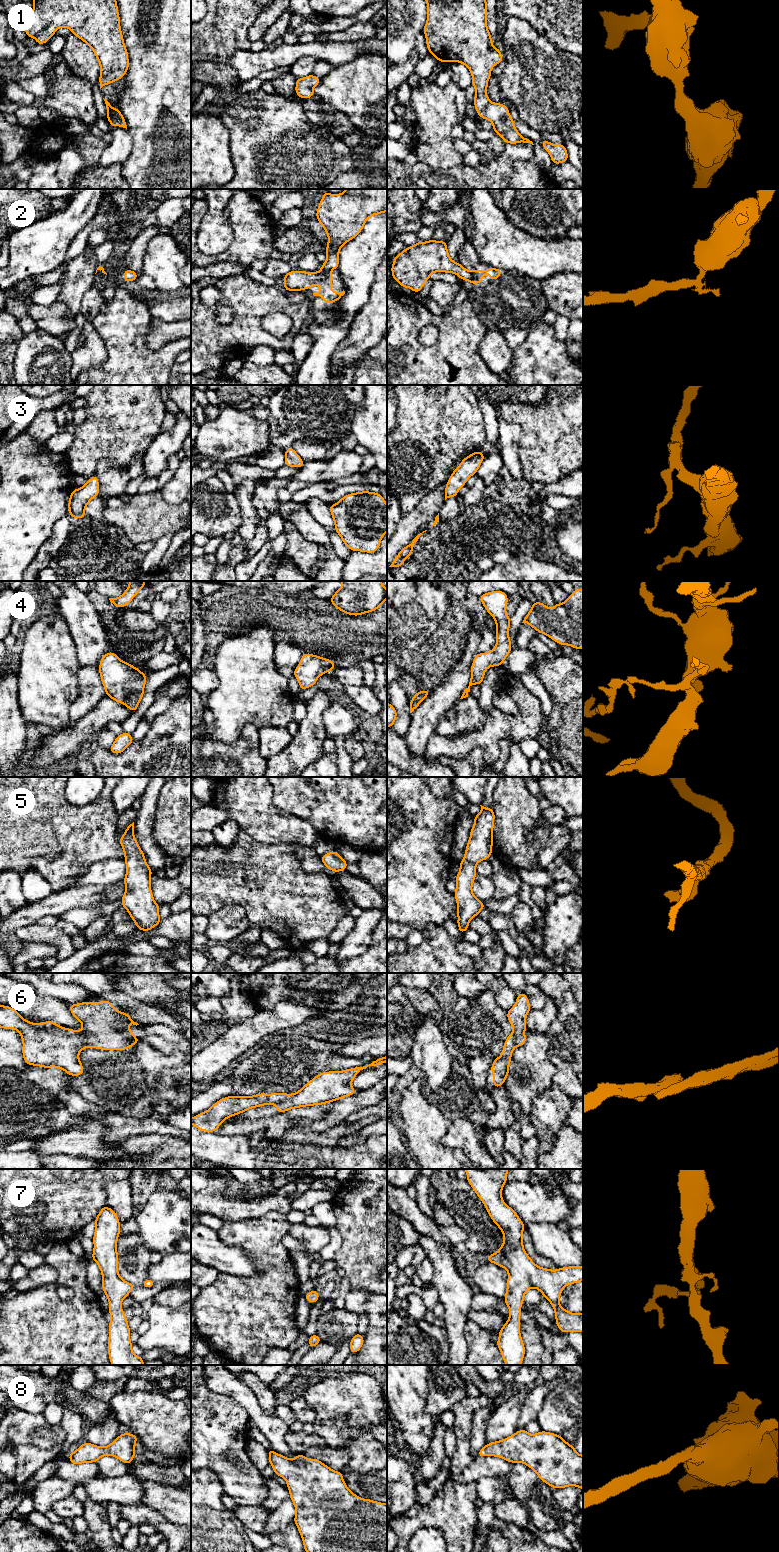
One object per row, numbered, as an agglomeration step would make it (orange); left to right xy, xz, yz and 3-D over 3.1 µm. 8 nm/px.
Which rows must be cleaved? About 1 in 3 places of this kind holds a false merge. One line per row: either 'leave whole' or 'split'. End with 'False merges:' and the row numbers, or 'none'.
1: leave whole
2: split
3: leave whole
4: leave whole
5: leave whole
6: split
7: leave whole
8: leave whole
False merges: 2, 6

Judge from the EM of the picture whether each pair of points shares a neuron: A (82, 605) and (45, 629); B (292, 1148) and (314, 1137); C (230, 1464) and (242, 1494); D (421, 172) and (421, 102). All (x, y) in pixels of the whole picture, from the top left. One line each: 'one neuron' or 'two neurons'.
A: two neurons
B: one neuron
C: one neuron
D: two neurons

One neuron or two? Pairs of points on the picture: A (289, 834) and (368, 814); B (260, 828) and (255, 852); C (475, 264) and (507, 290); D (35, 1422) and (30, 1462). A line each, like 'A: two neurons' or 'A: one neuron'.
A: two neurons
B: two neurons
C: one neuron
D: one neuron

